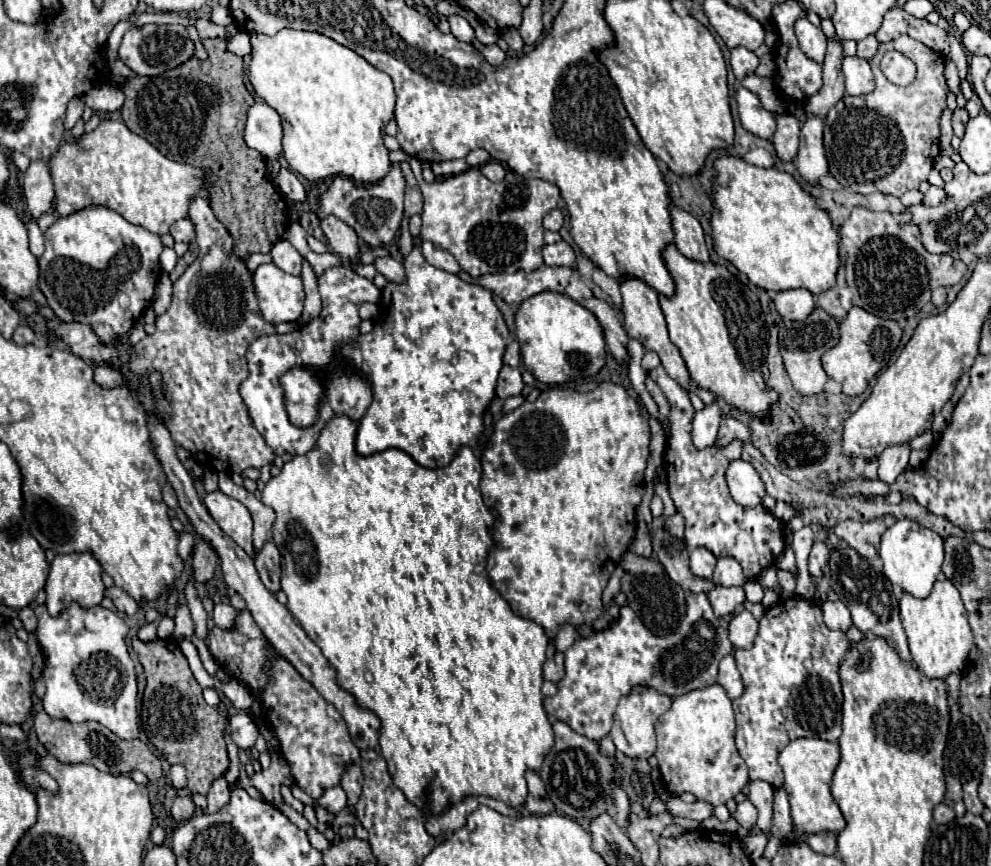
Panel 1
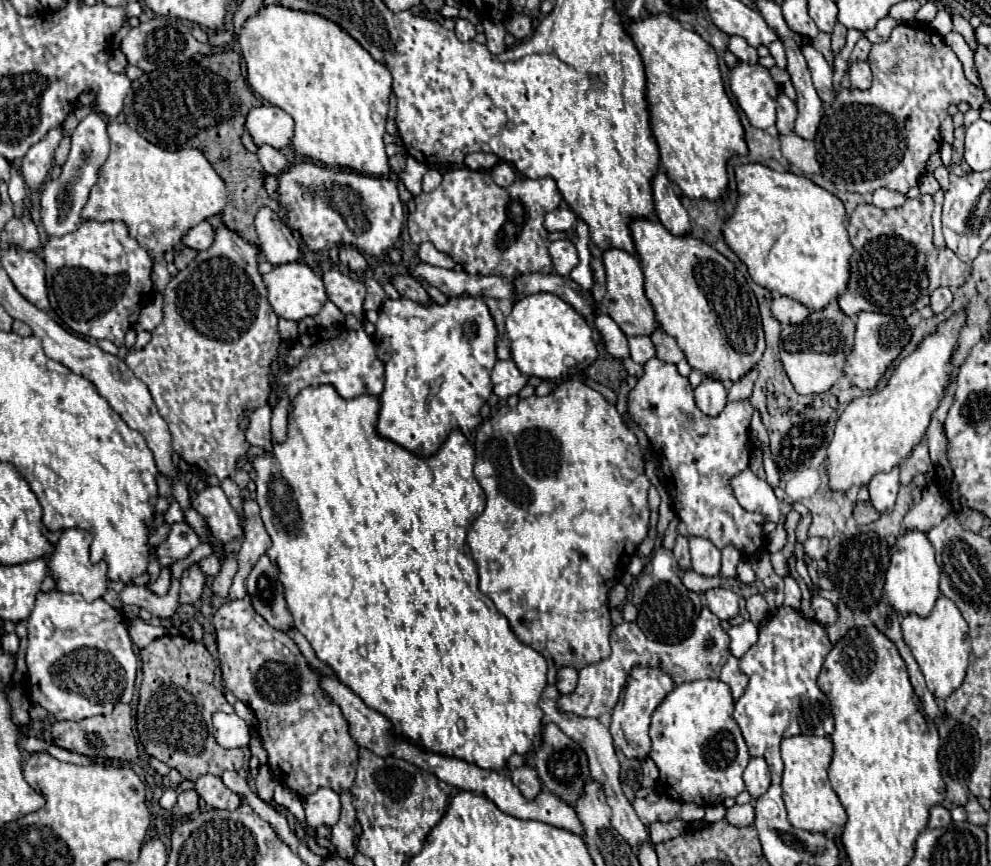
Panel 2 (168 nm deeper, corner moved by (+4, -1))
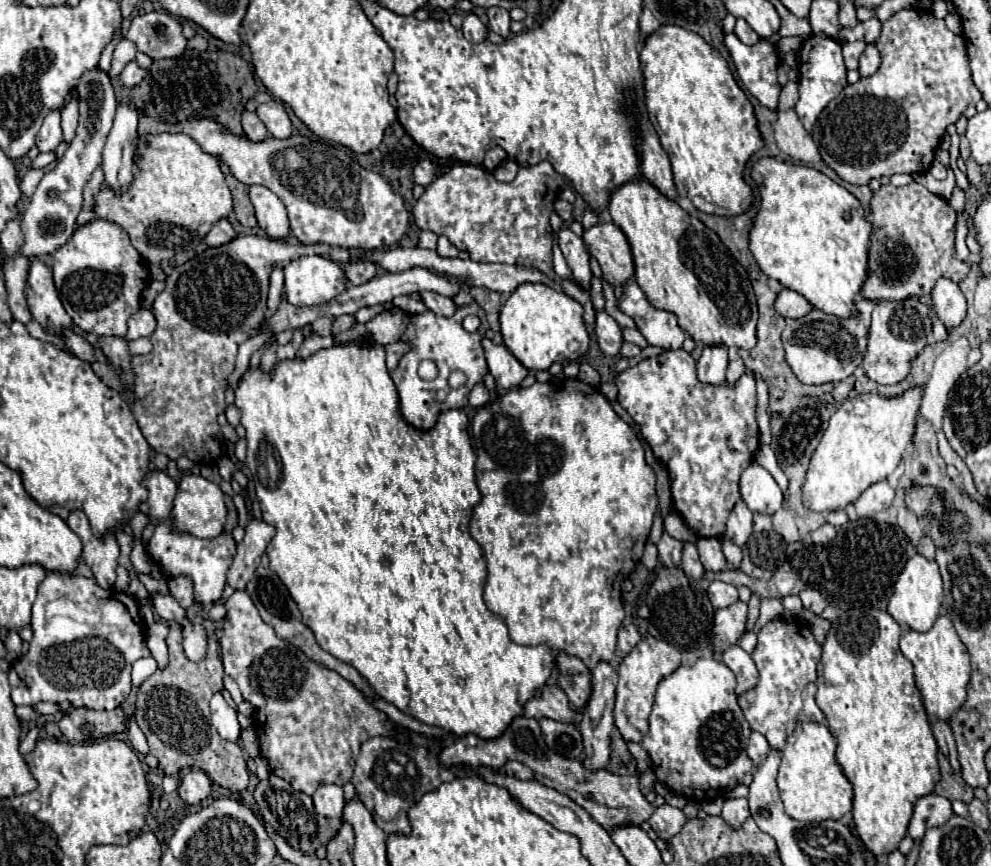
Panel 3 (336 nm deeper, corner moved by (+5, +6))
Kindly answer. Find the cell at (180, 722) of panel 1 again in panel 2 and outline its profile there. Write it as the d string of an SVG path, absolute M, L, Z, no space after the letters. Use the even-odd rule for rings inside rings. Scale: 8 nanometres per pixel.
M164 635L140 651L140 657L144 679L140 685L136 725L146 753L178 769L190 781L196 781L204 773L222 775L226 769L242 769L242 749L224 749L214 739L212 713L234 713L234 707L214 685L216 663L204 643L184 635Z

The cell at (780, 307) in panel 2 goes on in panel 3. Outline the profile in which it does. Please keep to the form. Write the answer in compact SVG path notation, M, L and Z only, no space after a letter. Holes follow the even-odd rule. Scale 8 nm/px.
M781 290L775 300L775 310L783 318L801 318L813 310L813 306L795 290Z

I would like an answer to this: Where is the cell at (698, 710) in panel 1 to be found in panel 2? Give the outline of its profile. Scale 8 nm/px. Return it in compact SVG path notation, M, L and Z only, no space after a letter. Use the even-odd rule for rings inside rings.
M696 679L682 685L676 685L664 701L654 709L652 723L650 723L650 739L652 739L652 751L650 757L654 759L660 777L656 783L656 789L680 803L696 803L700 807L718 805L728 797L740 795L746 787L742 781L742 771L748 765L748 745L740 733L740 727L736 725L734 717L734 699L730 693L730 687L720 679Z

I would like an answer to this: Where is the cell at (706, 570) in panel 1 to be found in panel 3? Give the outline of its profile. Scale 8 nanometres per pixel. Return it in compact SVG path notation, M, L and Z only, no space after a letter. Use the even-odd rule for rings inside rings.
M697 538L695 546L699 550L701 564L705 566L707 572L721 572L721 570L725 570L727 560L725 560L725 554L723 554L719 538Z

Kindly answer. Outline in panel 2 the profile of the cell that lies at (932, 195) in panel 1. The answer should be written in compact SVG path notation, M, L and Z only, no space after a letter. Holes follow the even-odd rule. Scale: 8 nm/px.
M930 195L906 199L904 205L888 211L866 203L856 207L848 223L848 235L854 247L850 283L838 299L840 309L848 317L856 317L862 311L908 317L912 311L920 311L930 303L934 289L950 287L954 291L968 281L970 265L960 261L948 247L938 249L932 241L932 209L934 201Z

